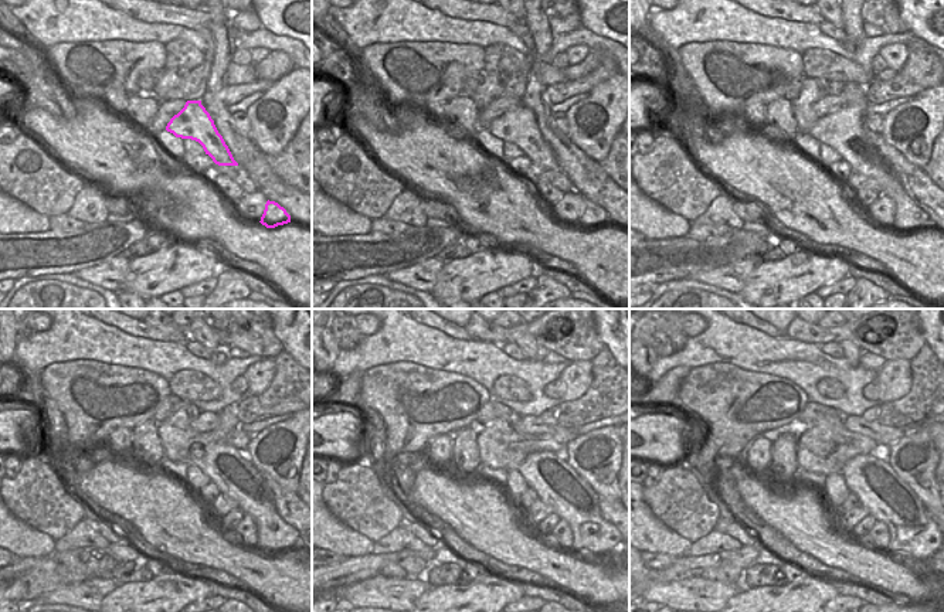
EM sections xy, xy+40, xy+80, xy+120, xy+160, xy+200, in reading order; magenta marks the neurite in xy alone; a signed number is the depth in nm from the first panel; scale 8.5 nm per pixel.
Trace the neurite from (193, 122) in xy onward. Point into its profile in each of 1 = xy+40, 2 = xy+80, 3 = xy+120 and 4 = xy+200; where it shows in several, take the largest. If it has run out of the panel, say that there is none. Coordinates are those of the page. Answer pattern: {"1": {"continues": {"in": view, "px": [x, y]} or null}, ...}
{"1": {"continues": {"in": "xy+40", "px": [518, 126]}}, "2": {"continues": {"in": "xy+80", "px": [839, 131]}}, "3": {"continues": {"in": "xy+120", "px": [234, 476]}}, "4": {"continues": {"in": "xy+200", "px": [913, 534]}}}

